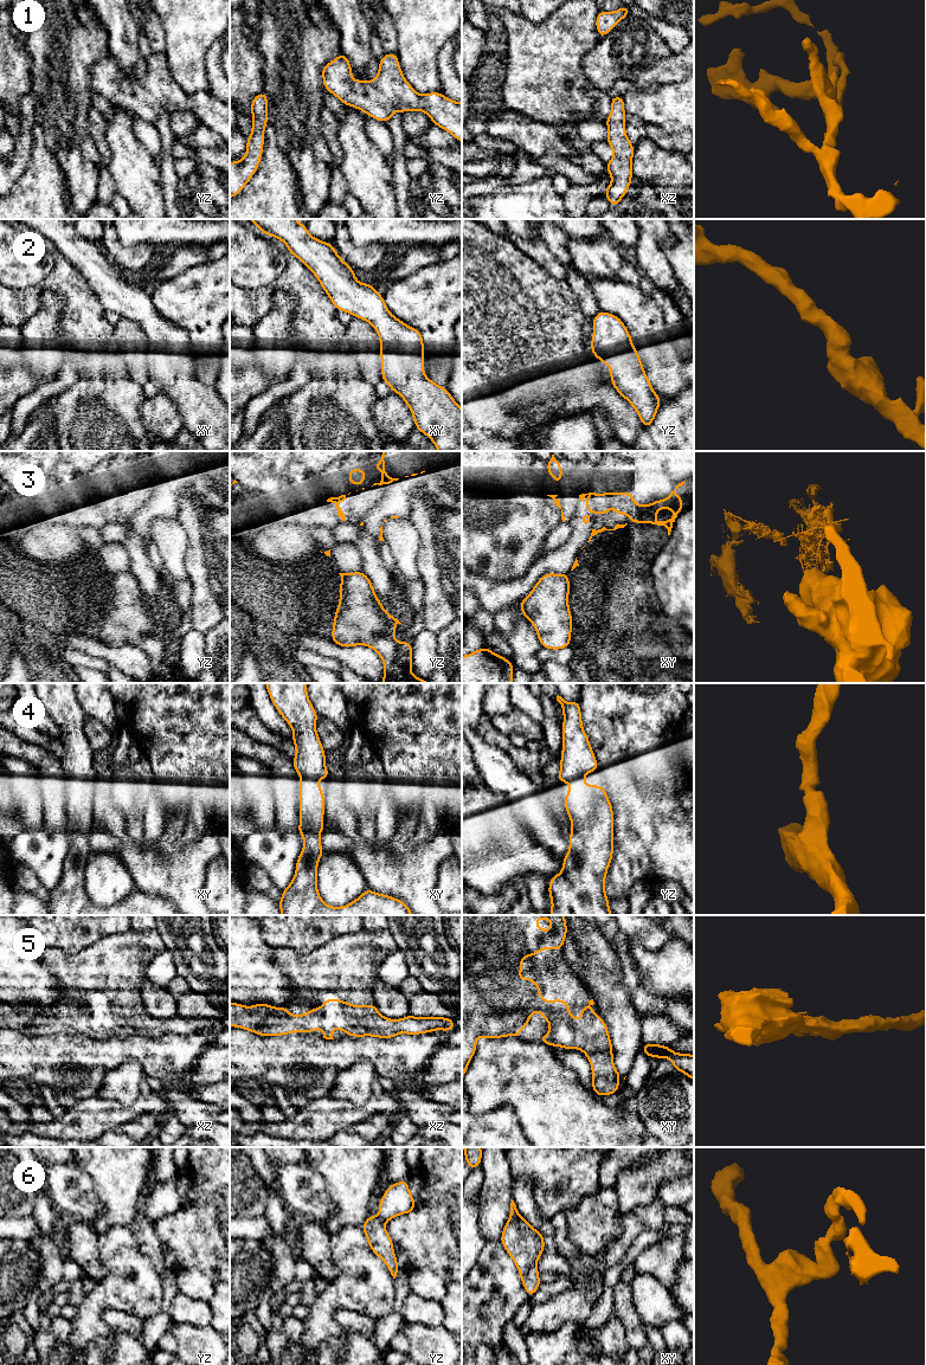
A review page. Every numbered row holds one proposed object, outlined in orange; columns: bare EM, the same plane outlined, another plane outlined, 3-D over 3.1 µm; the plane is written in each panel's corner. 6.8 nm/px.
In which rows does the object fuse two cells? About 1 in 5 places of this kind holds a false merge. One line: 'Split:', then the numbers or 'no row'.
Split: 3, 6

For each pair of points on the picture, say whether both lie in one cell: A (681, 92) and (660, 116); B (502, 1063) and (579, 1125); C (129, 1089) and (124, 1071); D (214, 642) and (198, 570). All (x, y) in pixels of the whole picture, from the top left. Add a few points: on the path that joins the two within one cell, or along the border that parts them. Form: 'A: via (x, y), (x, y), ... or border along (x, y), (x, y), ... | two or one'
A: via (677, 98), (666, 110) | one
B: via (521, 1074), (560, 1111) | one
C: via (124, 1085), (124, 1076) | one
D: border along (217, 624), (204, 633) | two

